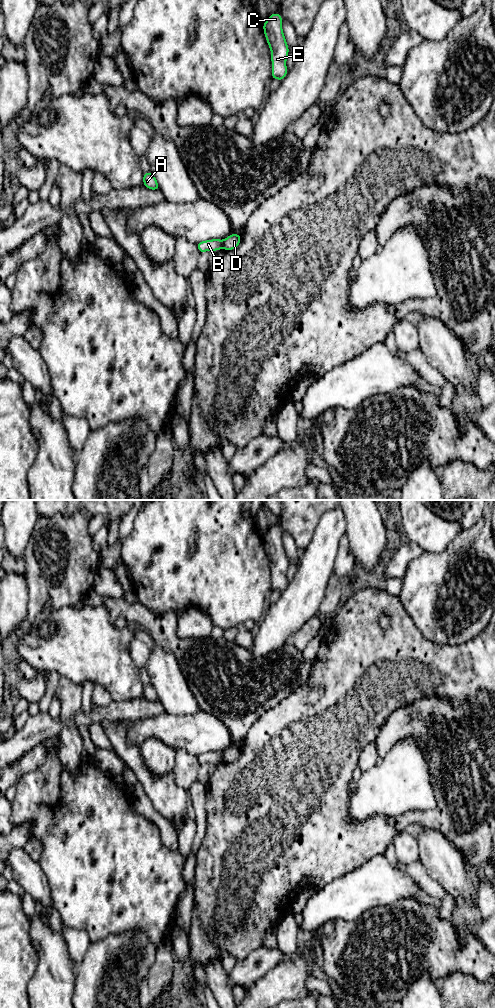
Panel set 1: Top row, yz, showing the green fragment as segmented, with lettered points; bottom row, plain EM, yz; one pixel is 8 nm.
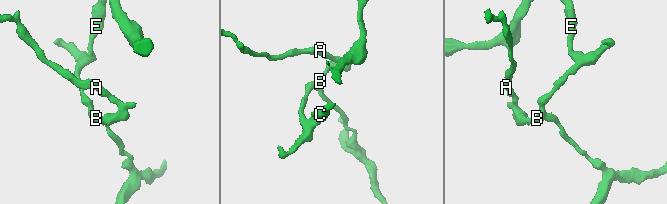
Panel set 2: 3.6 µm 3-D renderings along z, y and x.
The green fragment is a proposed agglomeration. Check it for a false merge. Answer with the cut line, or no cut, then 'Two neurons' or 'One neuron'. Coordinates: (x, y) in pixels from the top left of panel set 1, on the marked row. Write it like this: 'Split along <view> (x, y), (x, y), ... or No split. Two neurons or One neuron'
Split along yz (223, 241), (221, 247). Two neurons

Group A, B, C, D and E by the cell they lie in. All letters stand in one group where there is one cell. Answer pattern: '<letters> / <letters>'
A B C E / D

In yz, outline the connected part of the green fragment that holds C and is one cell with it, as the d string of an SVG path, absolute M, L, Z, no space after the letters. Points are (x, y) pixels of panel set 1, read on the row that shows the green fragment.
M273 13L263 23L265 38L271 51L272 79L282 81L288 73L286 60L289 54L288 44L282 29L282 16Z

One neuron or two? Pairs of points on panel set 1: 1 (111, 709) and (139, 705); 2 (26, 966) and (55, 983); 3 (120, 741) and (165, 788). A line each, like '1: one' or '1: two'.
1: one
2: two
3: one

